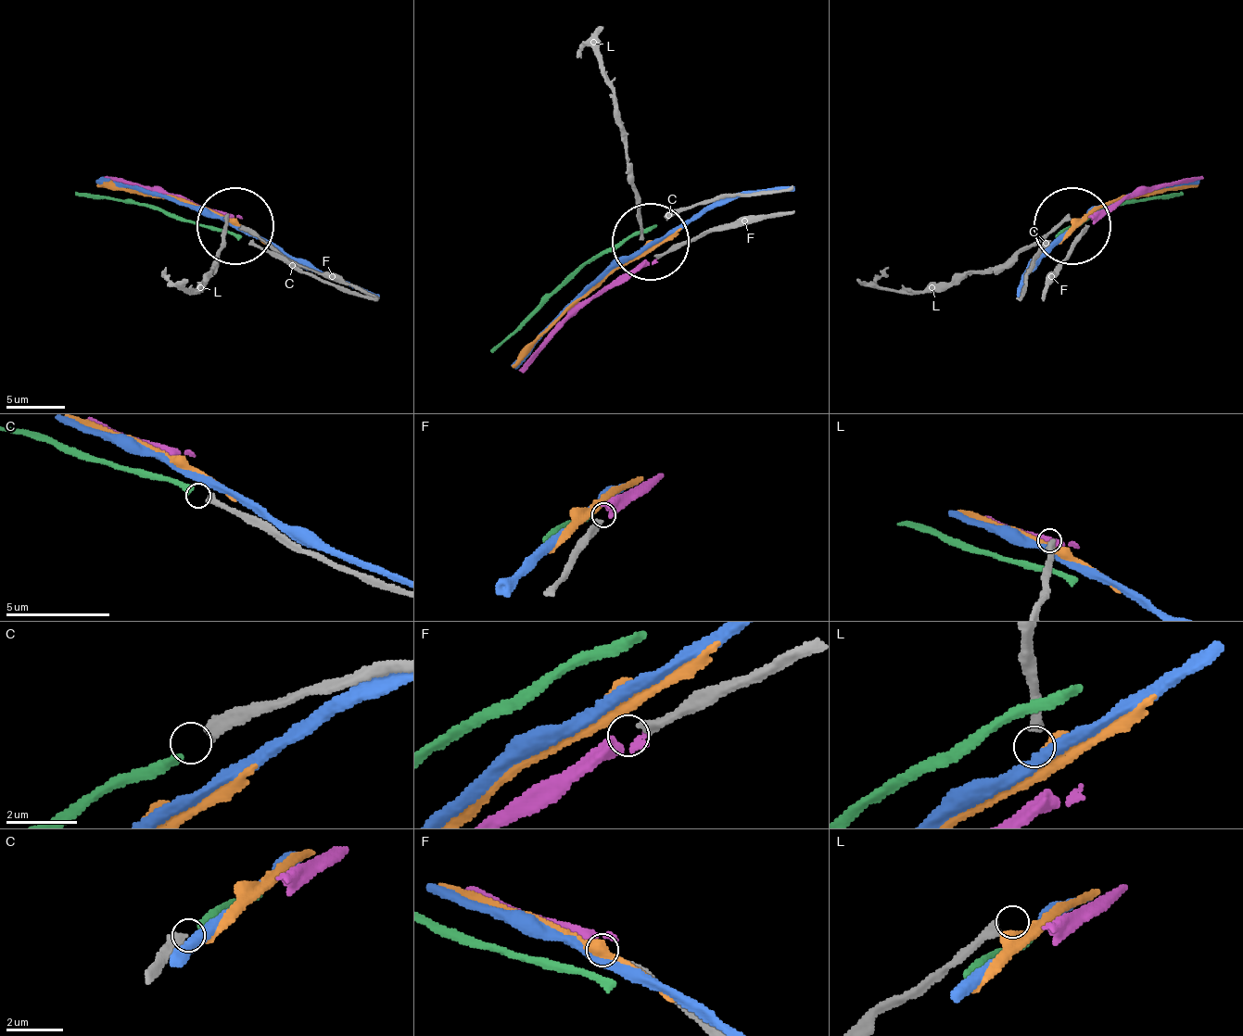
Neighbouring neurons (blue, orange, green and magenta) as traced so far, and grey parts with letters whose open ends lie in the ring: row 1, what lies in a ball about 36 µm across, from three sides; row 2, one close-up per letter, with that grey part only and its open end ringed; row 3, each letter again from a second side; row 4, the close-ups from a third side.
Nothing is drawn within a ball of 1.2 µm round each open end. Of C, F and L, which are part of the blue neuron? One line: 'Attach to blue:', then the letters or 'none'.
Attach to blue: none

